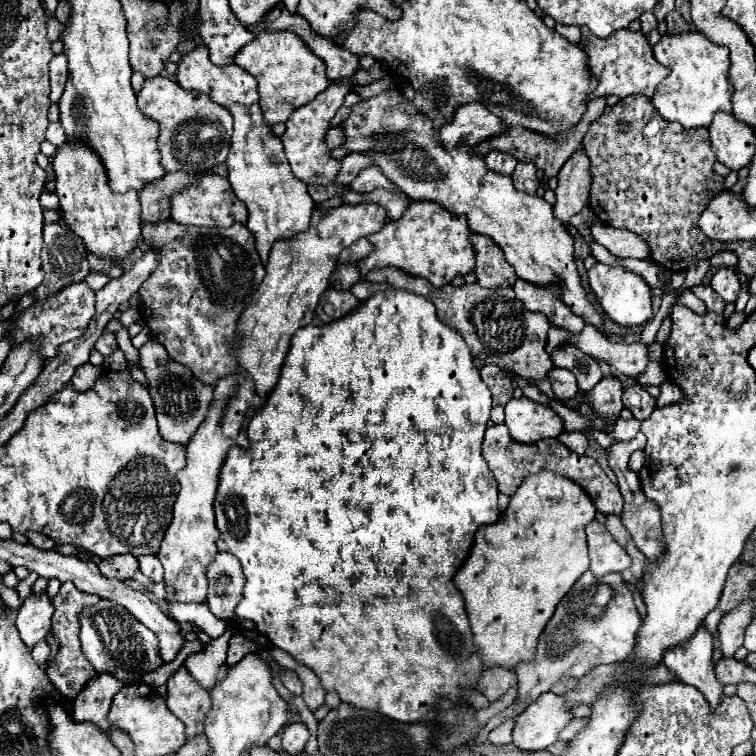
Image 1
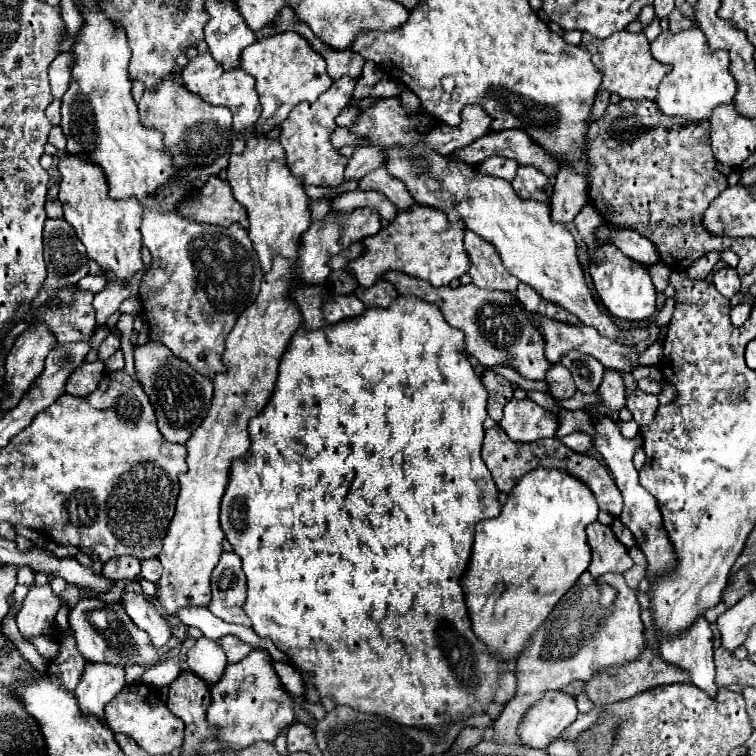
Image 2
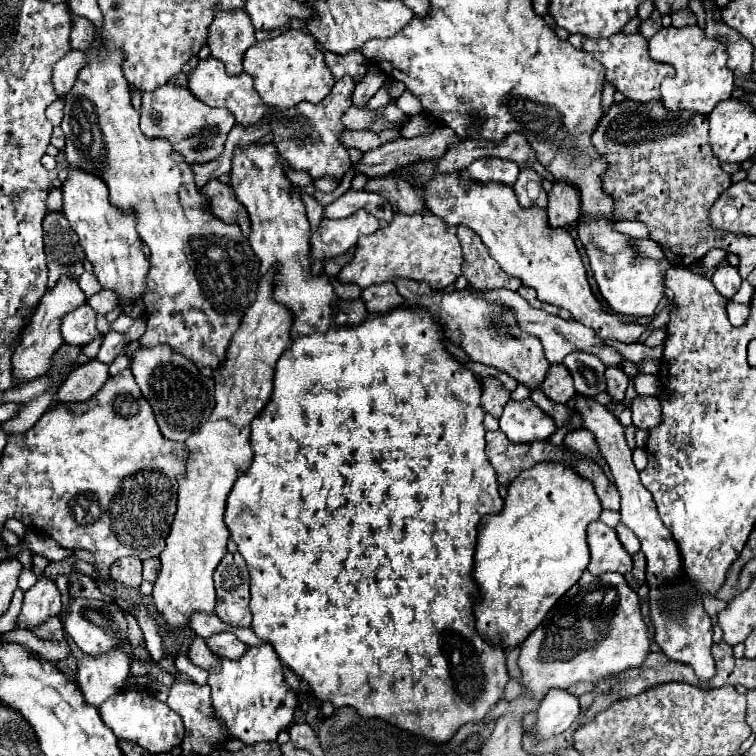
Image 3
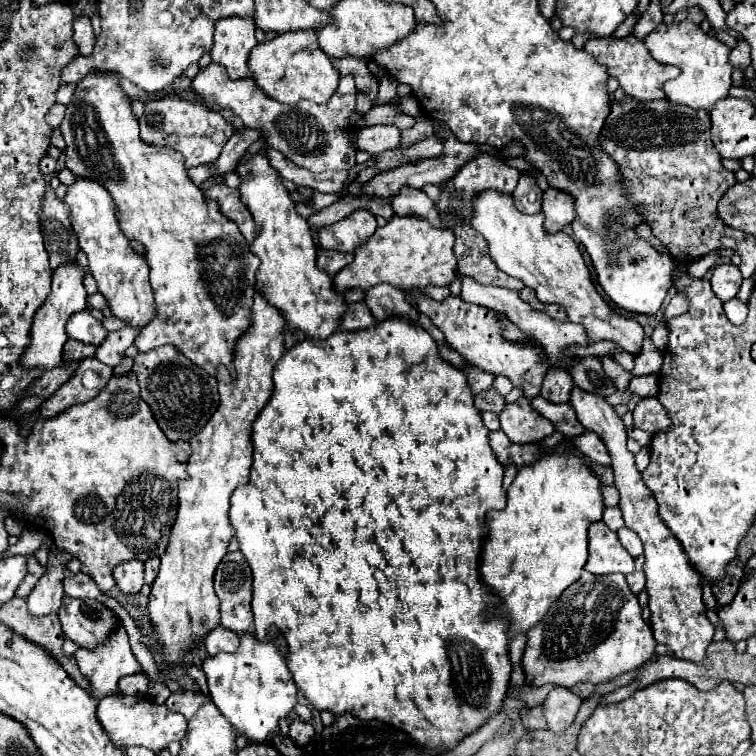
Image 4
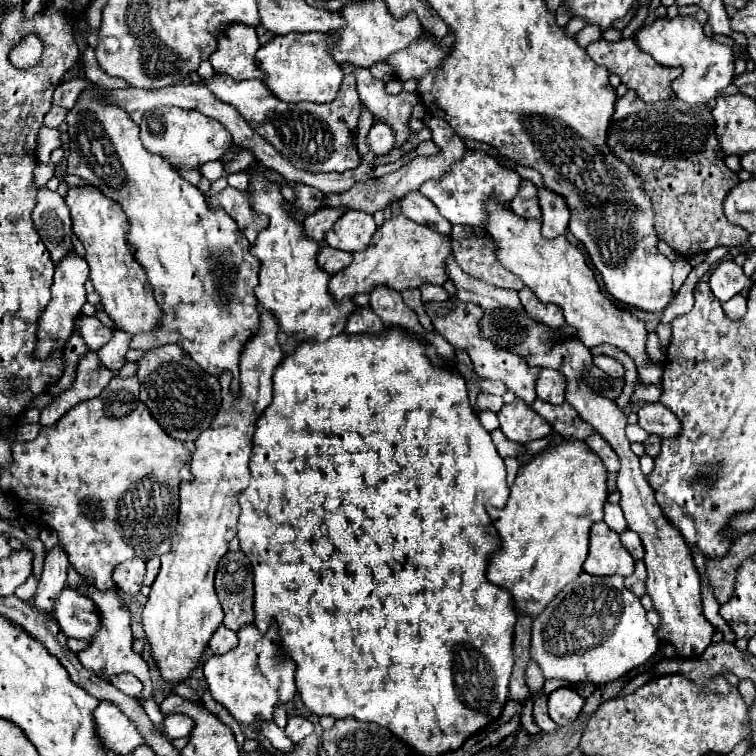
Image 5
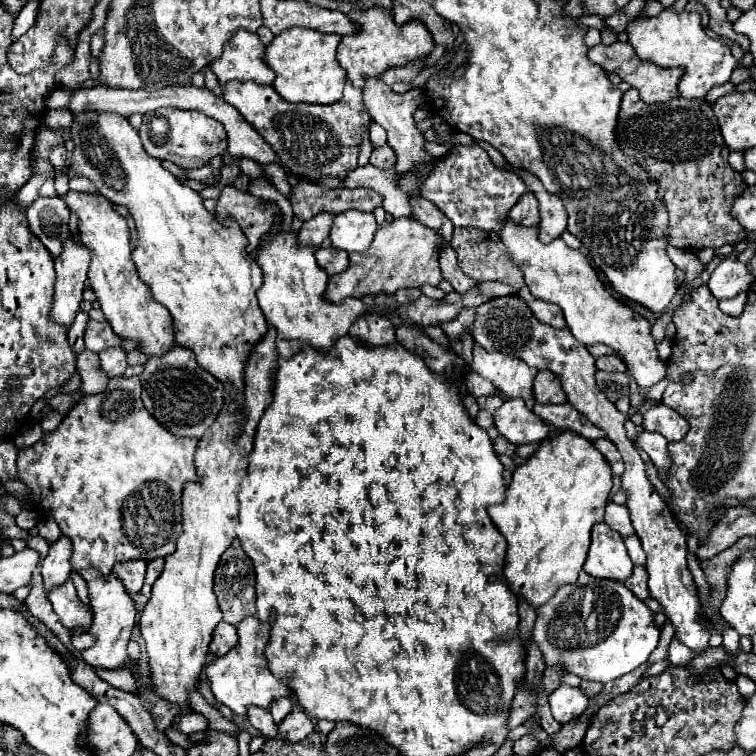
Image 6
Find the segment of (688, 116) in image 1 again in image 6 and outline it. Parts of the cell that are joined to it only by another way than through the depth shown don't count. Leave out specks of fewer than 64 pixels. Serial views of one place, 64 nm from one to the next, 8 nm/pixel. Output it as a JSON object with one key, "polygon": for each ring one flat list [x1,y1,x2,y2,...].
{"polygon":[[664,8,654,18,634,18,626,26,628,42,632,44,634,52,640,60,648,60,660,67,667,64,684,66,686,74,680,82,680,96,684,98,702,98,706,92,716,86,730,80,732,70,736,68,736,58,732,56,730,48,722,44,720,40,714,40,706,34,706,30,700,24,698,12,674,12,672,8]]}

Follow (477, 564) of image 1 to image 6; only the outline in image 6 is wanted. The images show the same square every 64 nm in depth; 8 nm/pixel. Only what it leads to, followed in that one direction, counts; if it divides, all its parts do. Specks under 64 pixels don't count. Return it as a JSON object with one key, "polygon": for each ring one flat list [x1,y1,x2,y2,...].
{"polygon":[[558,432,554,438,546,438,544,442,540,442,540,448,514,470,504,500,488,508,490,520,508,540,504,578,510,584,512,592,520,594,528,604,538,608,540,604,546,604,560,586,576,580,586,562,590,546,590,530,596,522,604,520,604,508,608,502,610,488,612,488,610,464,596,450,592,440,578,436,576,432]]}

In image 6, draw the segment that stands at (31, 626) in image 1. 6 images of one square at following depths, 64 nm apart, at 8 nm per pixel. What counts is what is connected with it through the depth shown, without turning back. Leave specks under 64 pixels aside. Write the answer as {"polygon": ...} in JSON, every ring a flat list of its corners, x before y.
{"polygon":[[60,536,56,542,50,544,48,556,42,560,42,576,46,592,50,592,52,586,68,580,72,572,70,556,72,556,72,542,68,540,68,536]]}

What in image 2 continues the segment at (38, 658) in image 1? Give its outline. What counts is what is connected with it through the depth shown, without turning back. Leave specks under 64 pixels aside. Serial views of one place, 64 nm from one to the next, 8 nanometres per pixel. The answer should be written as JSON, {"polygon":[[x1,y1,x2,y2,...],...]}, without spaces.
{"polygon":[[38,636,38,638,30,638,28,640,44,658,48,658,48,660,52,660,54,656,56,656,56,652,58,652,58,648,60,648,60,644,54,640,54,638,48,638,48,636]]}

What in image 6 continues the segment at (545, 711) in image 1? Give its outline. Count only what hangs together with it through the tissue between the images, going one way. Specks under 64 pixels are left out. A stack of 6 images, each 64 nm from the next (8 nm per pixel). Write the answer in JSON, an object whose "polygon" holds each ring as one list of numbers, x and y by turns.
{"polygon":[[564,684,550,694,548,702,552,708,552,716,560,724,574,720,588,708,588,696,580,688,572,688,572,686,564,686]]}

